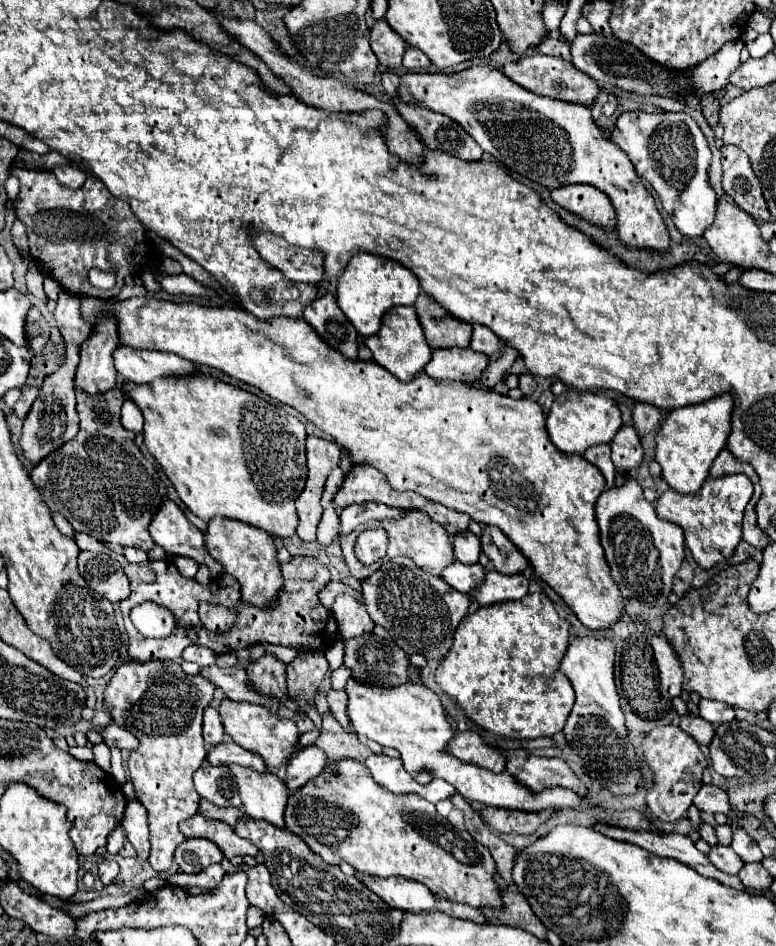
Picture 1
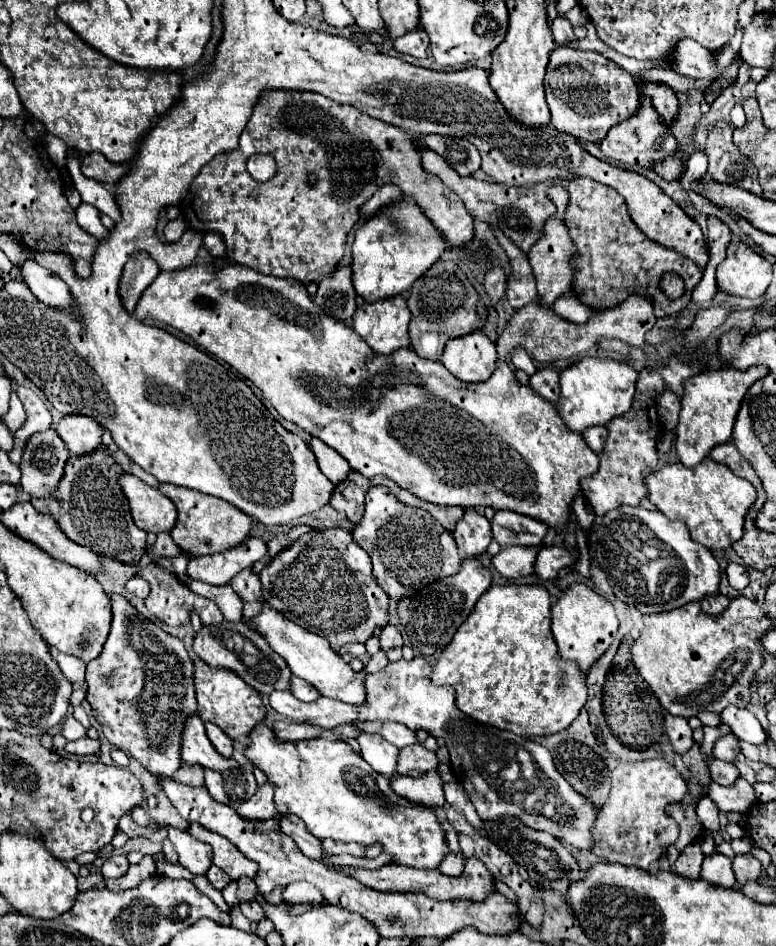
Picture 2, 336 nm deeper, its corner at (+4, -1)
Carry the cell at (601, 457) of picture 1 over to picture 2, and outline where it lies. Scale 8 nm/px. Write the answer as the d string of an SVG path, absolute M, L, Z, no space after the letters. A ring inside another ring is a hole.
M586 427L584 429L584 439L588 443L588 447L592 451L600 451L600 447L604 447L604 439L606 439L606 427Z

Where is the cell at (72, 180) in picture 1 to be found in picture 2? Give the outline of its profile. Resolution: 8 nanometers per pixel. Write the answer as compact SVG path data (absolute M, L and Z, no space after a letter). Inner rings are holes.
M88 153L82 157L80 171L100 183L116 183L130 171L130 163L110 163L102 153Z

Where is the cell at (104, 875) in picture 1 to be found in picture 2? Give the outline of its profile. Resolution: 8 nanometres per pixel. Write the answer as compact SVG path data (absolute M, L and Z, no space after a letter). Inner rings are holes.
M120 853L120 855L110 855L110 857L104 861L104 865L102 865L102 875L104 875L104 879L122 877L122 875L128 871L128 867L130 867L130 863L128 863L128 859L126 859L124 853Z

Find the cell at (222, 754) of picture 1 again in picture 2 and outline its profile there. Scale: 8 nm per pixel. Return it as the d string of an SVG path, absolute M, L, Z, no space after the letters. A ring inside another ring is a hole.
M276 721L274 733L280 741L300 741L300 739L314 739L322 735L322 727L314 723L290 723L290 721Z

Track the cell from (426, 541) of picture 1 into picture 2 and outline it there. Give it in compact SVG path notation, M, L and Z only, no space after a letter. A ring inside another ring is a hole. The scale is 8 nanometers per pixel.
M374 487L365 497L365 509L362 521L354 529L354 539L366 549L374 565L374 577L378 585L388 593L390 599L400 601L424 585L448 577L460 571L462 557L452 535L424 509L402 505L402 515L396 515L394 509L390 513L388 495L392 495L386 487Z

